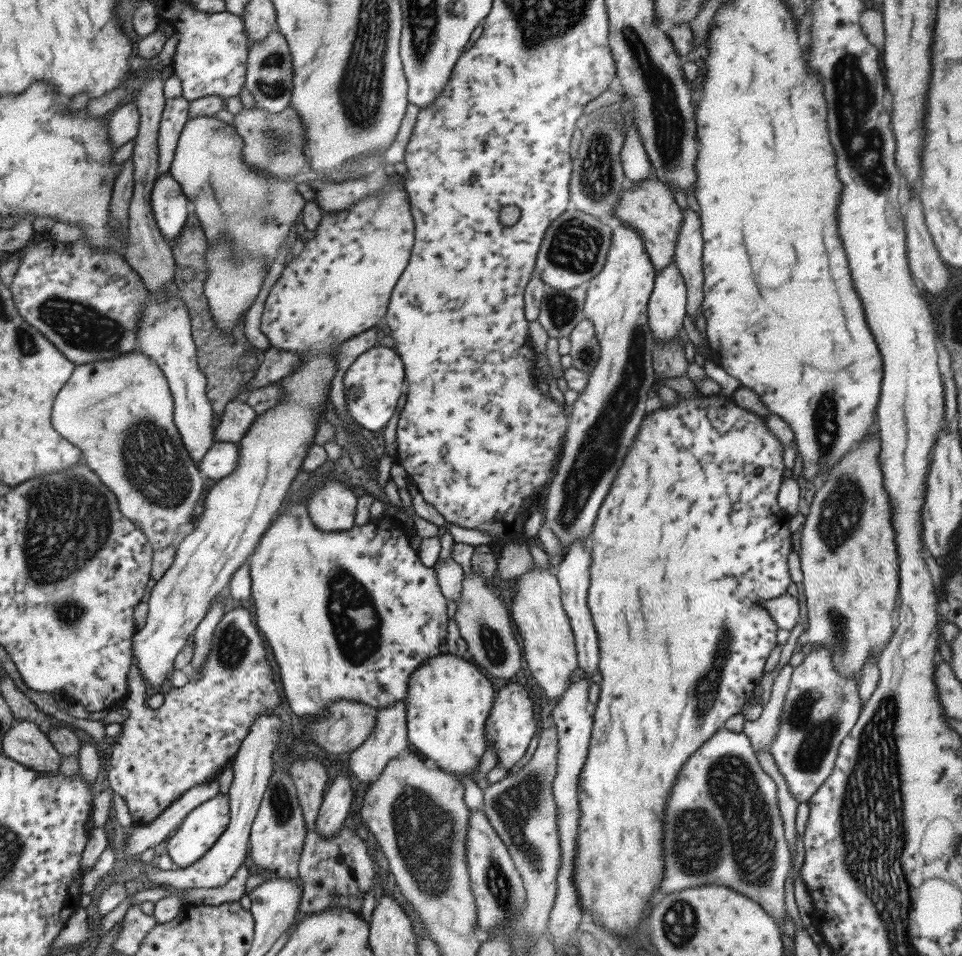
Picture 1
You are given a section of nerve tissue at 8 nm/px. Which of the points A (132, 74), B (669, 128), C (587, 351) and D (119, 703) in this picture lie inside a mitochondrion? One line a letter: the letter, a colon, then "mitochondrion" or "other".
A: other
B: mitochondrion
C: mitochondrion
D: other

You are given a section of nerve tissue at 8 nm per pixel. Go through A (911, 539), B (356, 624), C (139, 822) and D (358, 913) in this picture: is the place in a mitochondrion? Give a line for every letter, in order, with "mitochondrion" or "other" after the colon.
A: other
B: mitochondrion
C: other
D: other

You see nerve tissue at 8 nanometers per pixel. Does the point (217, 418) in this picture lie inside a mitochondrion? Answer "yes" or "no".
no

